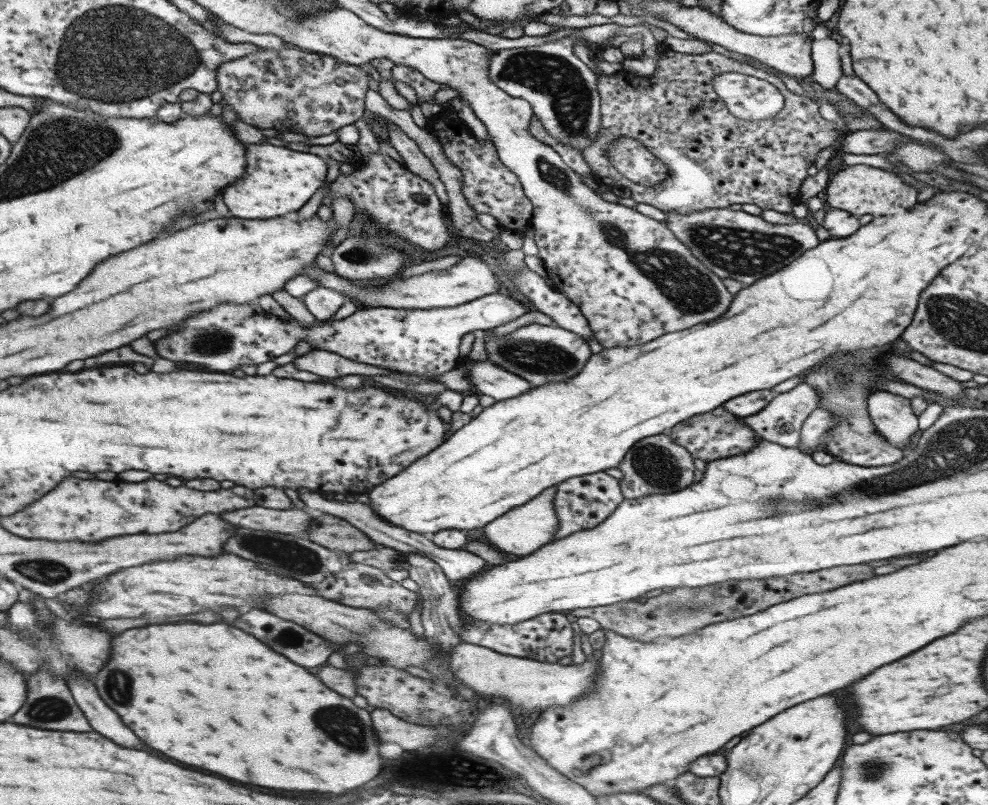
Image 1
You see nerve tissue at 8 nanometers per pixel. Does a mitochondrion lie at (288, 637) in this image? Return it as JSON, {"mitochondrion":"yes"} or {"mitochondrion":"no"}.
{"mitochondrion":"yes"}

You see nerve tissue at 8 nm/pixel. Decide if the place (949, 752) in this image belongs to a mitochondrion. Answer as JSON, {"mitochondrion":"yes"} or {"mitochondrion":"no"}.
{"mitochondrion":"no"}

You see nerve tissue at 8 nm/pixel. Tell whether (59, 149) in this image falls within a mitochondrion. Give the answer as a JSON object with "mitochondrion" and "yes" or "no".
{"mitochondrion":"yes"}

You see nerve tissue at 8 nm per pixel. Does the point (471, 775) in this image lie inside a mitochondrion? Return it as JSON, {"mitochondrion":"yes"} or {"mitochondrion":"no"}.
{"mitochondrion":"yes"}

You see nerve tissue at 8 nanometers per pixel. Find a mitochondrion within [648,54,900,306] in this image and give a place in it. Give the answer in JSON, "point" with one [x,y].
{"point":[744,252]}

